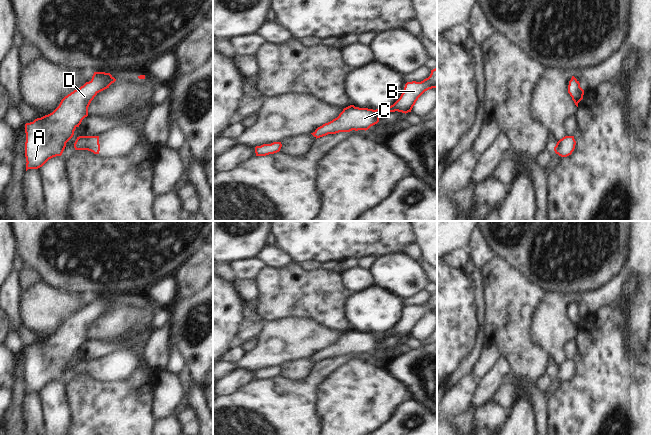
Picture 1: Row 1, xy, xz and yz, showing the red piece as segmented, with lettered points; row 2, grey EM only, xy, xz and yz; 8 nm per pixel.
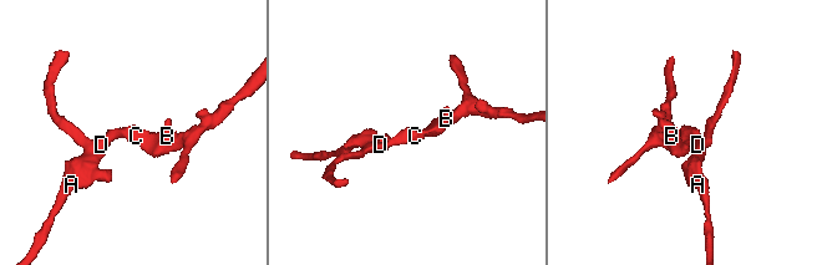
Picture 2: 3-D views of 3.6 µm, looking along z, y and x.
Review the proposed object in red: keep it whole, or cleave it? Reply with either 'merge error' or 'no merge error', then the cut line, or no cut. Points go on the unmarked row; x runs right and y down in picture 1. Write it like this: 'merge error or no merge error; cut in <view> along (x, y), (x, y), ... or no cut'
no merge error; no cut

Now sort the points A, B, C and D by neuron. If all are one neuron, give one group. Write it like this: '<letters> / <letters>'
A B C D

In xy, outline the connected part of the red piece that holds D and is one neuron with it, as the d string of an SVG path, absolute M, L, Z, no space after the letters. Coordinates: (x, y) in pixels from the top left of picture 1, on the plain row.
M94 296L89 306L65 320L52 337L25 348L26 395L62 379L75 353L88 340L91 325L115 305L110 297Z

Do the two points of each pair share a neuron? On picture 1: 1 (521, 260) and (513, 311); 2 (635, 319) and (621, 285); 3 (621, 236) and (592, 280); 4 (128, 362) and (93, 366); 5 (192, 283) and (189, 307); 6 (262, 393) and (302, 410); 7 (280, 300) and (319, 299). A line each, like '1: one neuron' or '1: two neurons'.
1: two neurons
2: one neuron
3: one neuron
4: one neuron
5: two neurons
6: one neuron
7: one neuron

